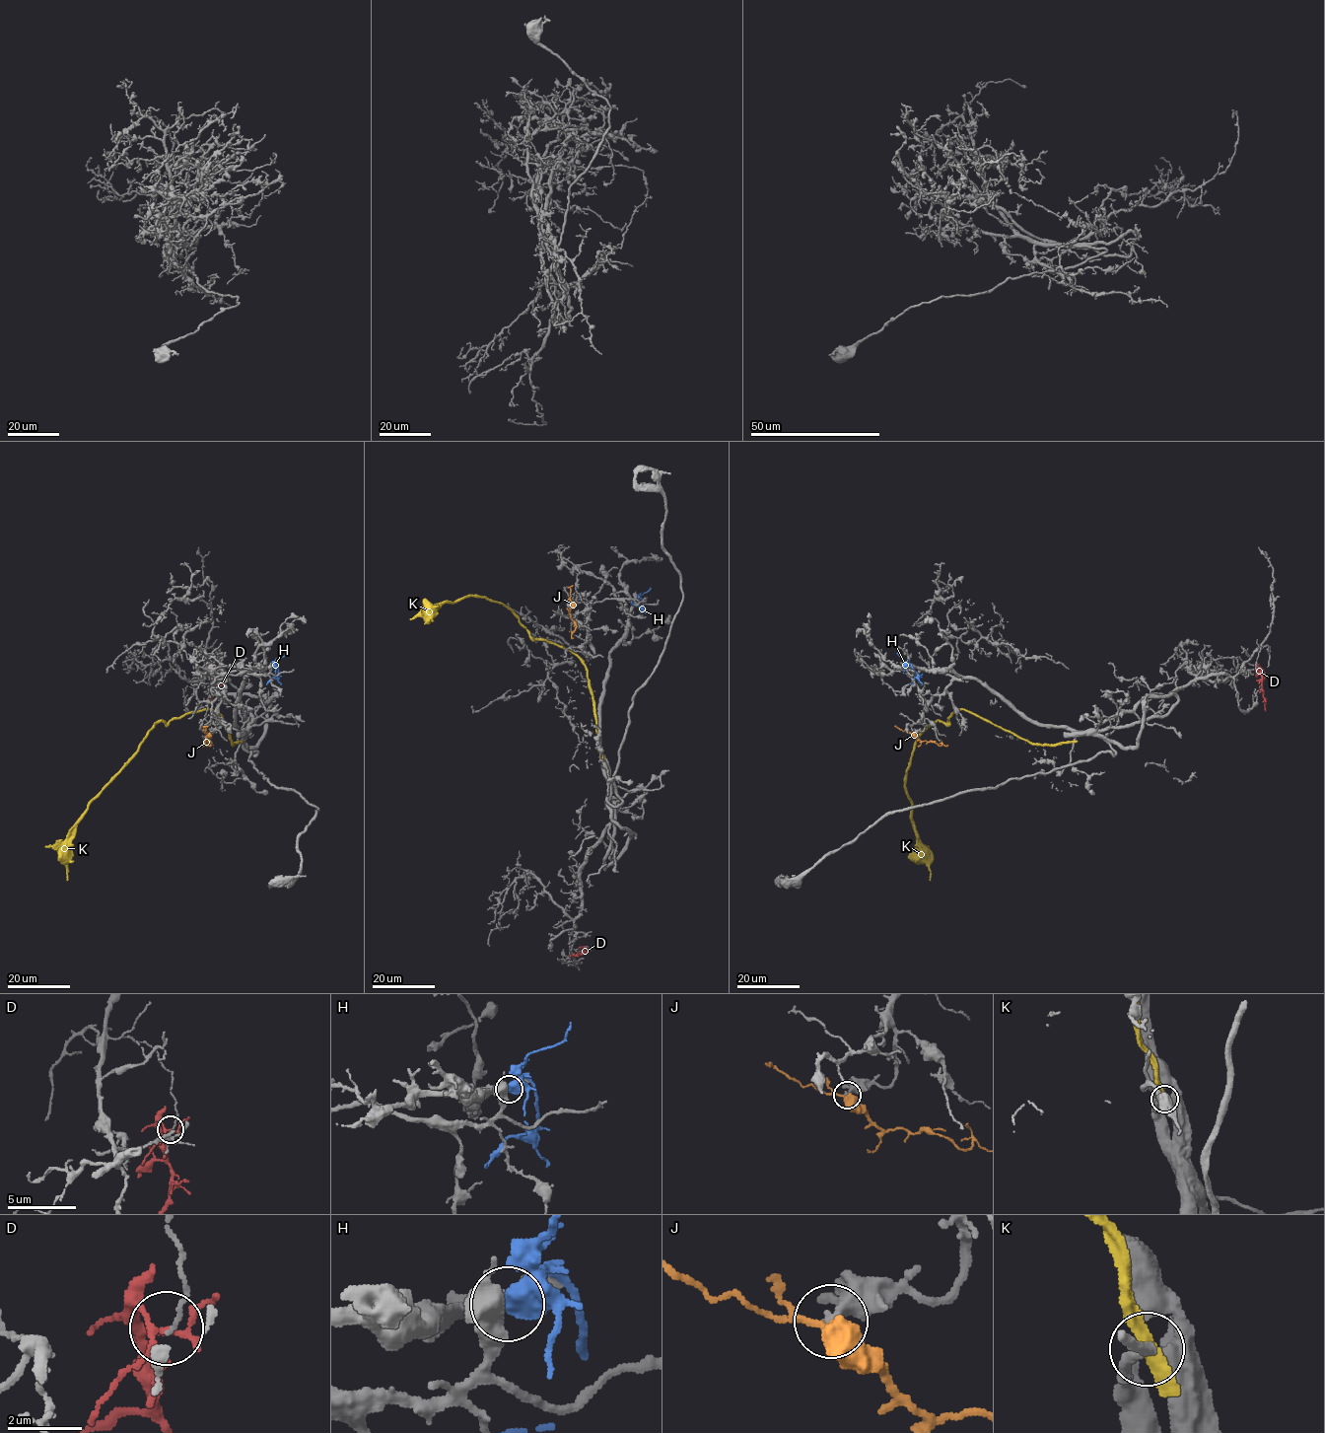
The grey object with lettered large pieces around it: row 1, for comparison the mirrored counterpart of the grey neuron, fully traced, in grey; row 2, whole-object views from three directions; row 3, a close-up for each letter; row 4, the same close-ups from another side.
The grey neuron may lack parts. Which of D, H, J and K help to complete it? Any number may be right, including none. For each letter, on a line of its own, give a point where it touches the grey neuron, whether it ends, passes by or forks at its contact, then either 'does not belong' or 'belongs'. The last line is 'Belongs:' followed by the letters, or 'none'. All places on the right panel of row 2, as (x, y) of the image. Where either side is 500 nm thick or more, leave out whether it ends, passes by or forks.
D: meets grey at (1256, 669); it passes by; does not belong
H: meets grey at (907, 667); does not belong
J: meets grey at (913, 733); it passes by; belongs
K: meets grey at (1073, 742); it passes by; does not belong
Belongs: J

